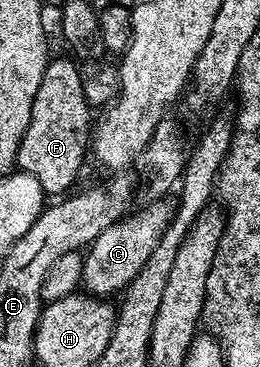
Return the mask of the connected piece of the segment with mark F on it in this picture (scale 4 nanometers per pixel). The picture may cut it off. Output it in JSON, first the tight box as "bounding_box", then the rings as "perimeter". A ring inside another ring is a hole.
{"bounding_box":[17,56,94,196],"perimeter":[[[69,56],[54,57],[49,61],[43,72],[43,84],[39,84],[39,92],[35,92],[31,124],[27,124],[27,132],[17,153],[17,166],[35,176],[49,196],[61,196],[74,189],[73,181],[80,176],[85,154],[87,158],[91,150],[94,111],[85,98],[83,74],[77,71],[77,67],[78,63]]]}

